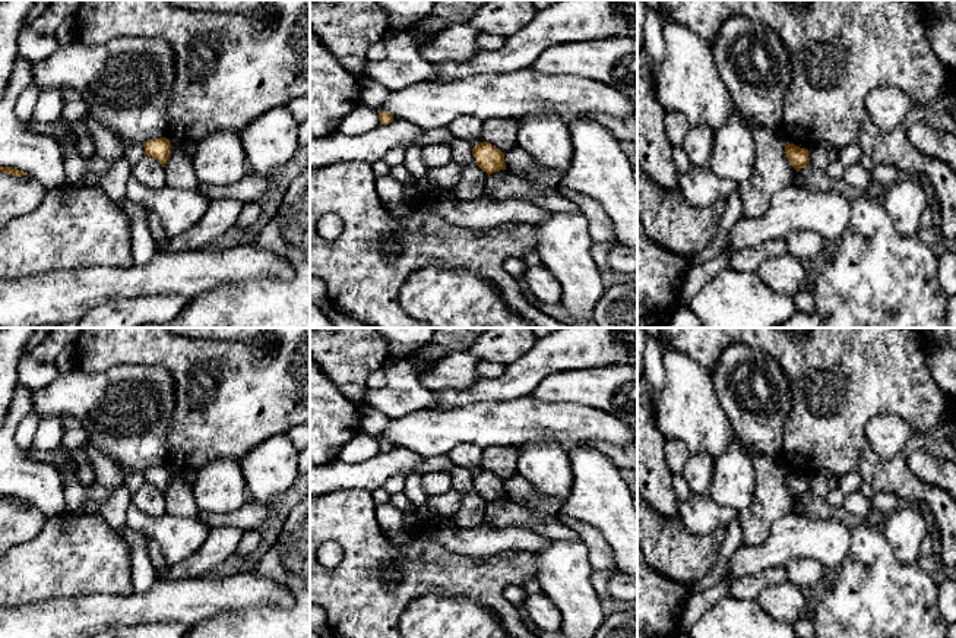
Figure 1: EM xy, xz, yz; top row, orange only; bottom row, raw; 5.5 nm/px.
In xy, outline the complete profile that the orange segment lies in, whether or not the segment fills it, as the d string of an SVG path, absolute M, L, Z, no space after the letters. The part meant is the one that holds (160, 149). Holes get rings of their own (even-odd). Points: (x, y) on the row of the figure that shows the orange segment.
M167 138L146 140L143 143L143 148L145 148L145 155L152 157L162 167L165 167L171 154L171 145Z

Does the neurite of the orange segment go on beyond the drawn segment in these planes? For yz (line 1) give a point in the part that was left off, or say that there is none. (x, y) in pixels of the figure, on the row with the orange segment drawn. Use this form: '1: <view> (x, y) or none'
1: none

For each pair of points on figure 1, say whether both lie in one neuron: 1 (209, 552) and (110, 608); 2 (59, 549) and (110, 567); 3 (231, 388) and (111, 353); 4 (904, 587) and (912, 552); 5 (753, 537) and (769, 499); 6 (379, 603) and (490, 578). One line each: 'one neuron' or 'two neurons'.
1: two neurons
2: one neuron
3: one neuron
4: two neurons
5: one neuron
6: one neuron

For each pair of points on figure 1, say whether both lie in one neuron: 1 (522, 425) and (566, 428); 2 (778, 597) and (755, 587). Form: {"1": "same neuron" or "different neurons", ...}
{"1": "same neuron", "2": "different neurons"}

